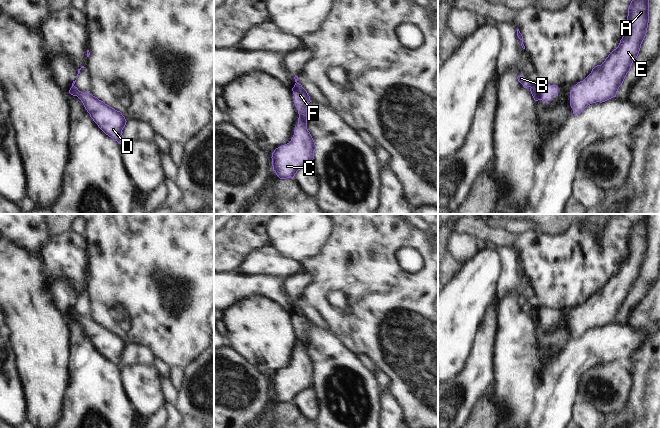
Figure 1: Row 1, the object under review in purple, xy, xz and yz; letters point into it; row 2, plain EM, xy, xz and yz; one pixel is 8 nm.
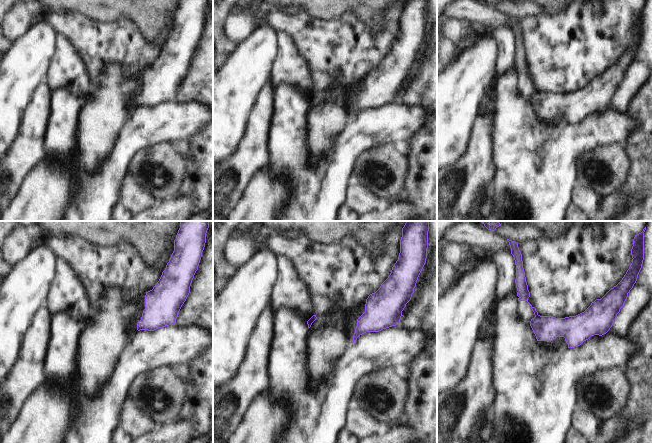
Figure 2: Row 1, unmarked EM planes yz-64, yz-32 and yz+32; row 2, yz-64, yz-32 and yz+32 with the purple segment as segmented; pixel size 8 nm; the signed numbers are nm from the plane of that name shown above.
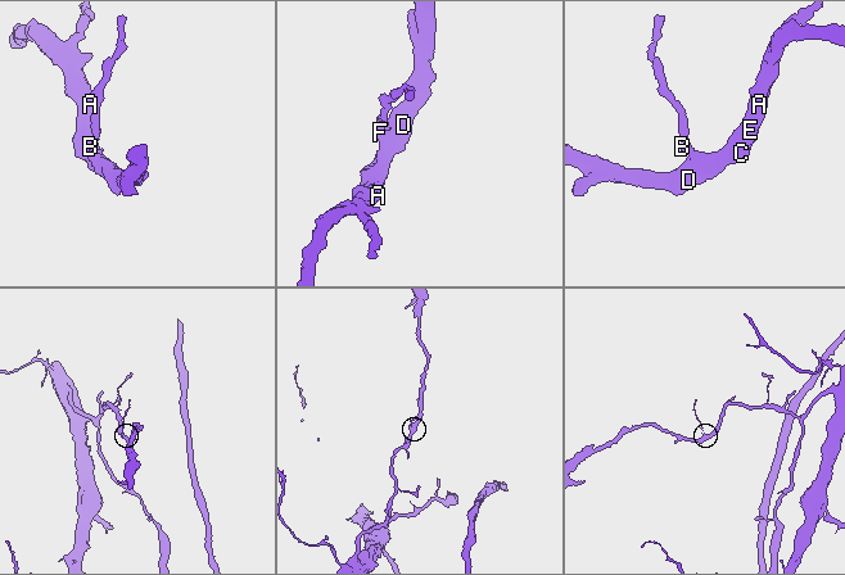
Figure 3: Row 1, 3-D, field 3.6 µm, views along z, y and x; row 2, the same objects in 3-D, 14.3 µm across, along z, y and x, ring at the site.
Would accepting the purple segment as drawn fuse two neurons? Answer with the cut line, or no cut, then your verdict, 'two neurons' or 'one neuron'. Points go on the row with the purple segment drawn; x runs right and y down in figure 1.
cut yz (536, 83), (531, 87); two neurons

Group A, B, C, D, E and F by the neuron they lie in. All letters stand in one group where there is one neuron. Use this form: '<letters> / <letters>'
A C D E F / B

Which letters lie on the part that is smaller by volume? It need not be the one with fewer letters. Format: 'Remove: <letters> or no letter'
Remove: B

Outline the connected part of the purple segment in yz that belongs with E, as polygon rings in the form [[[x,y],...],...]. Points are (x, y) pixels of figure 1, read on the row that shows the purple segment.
[[[632,0],[628,7],[627,32],[601,65],[578,82],[570,92],[573,114],[588,105],[616,97],[632,63],[636,60],[649,23],[649,0]]]

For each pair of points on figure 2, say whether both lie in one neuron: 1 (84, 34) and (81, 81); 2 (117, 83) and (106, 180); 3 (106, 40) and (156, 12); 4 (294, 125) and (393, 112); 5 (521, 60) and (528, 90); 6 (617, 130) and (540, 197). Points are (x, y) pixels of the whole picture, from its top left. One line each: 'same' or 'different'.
1: different
2: different
3: different
4: same
5: same
6: same

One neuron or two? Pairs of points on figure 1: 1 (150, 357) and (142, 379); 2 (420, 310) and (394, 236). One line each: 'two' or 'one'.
1: two
2: one

